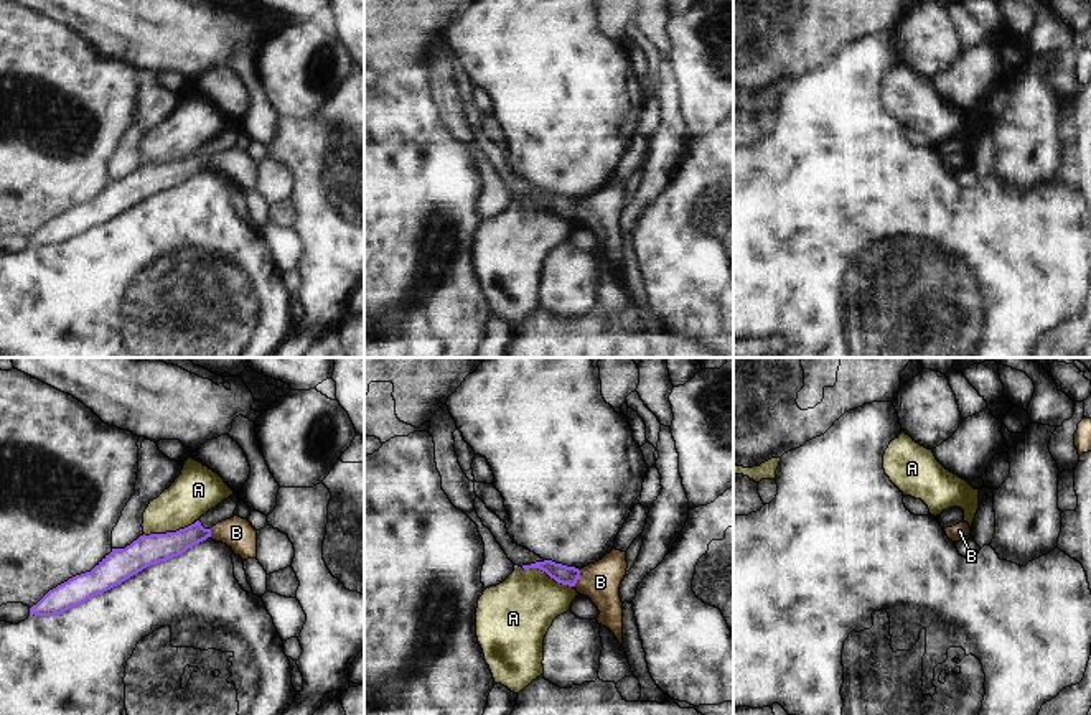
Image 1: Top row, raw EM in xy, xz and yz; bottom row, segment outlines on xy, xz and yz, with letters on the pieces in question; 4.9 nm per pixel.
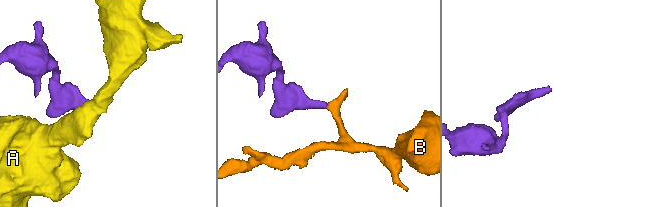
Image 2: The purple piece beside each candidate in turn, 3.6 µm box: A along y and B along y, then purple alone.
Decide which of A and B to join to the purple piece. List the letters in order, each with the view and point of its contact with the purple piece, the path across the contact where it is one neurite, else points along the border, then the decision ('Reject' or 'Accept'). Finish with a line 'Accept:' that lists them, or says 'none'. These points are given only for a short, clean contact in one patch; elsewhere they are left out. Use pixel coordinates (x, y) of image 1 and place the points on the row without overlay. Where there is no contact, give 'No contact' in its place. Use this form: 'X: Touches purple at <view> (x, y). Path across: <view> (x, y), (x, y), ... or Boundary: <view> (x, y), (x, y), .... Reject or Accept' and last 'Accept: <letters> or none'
A: Touches purple at xz (547, 205). Boundary: xz (521, 198), (541, 200), (557, 213), (572, 218). Reject
B: Touches purple at xz (577, 210). Path across: xz (567, 206), (577, 210), (600, 213). Accept
Accept: B.

